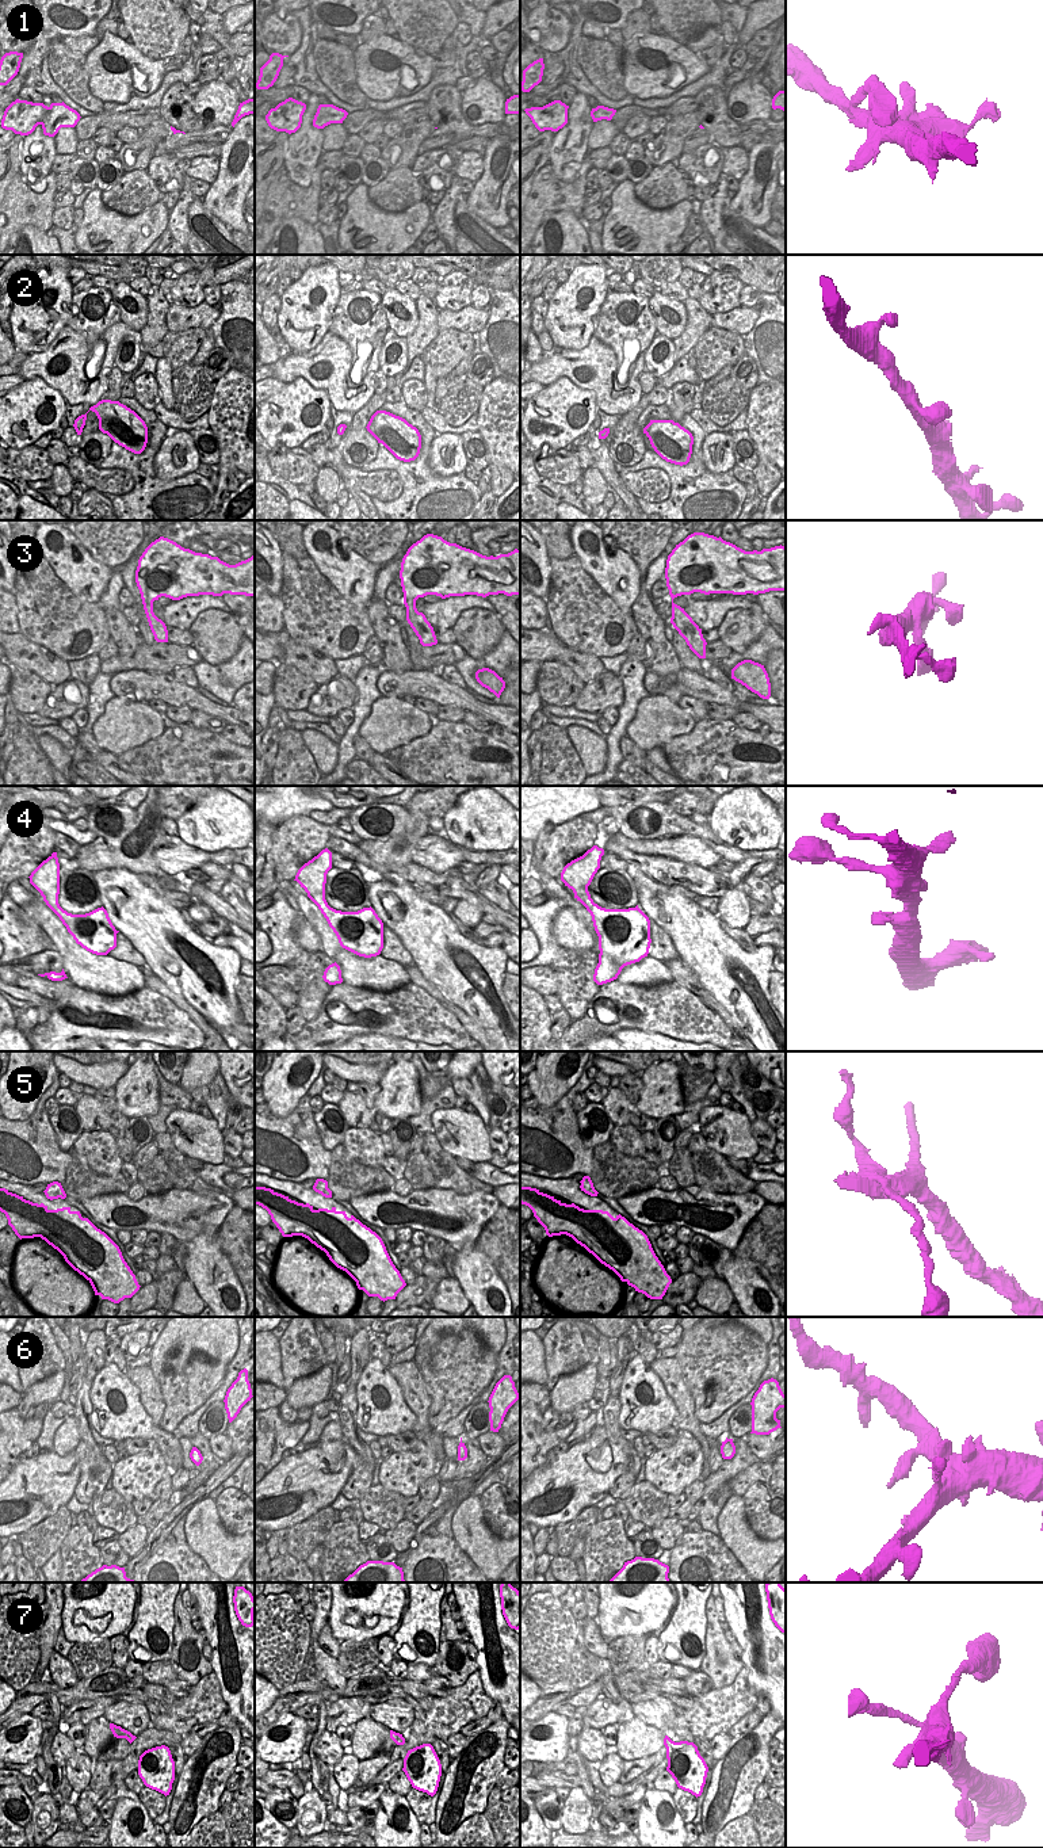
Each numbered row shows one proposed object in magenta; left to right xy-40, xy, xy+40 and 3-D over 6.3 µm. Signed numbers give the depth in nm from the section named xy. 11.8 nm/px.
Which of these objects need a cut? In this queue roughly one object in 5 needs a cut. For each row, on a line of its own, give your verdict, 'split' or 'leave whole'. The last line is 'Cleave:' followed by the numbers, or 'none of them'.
1: leave whole
2: leave whole
3: leave whole
4: leave whole
5: split
6: leave whole
7: leave whole
Cleave: 5

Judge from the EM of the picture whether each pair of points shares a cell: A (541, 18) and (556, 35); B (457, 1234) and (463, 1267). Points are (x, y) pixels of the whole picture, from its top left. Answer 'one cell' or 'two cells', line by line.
A: one cell
B: two cells

